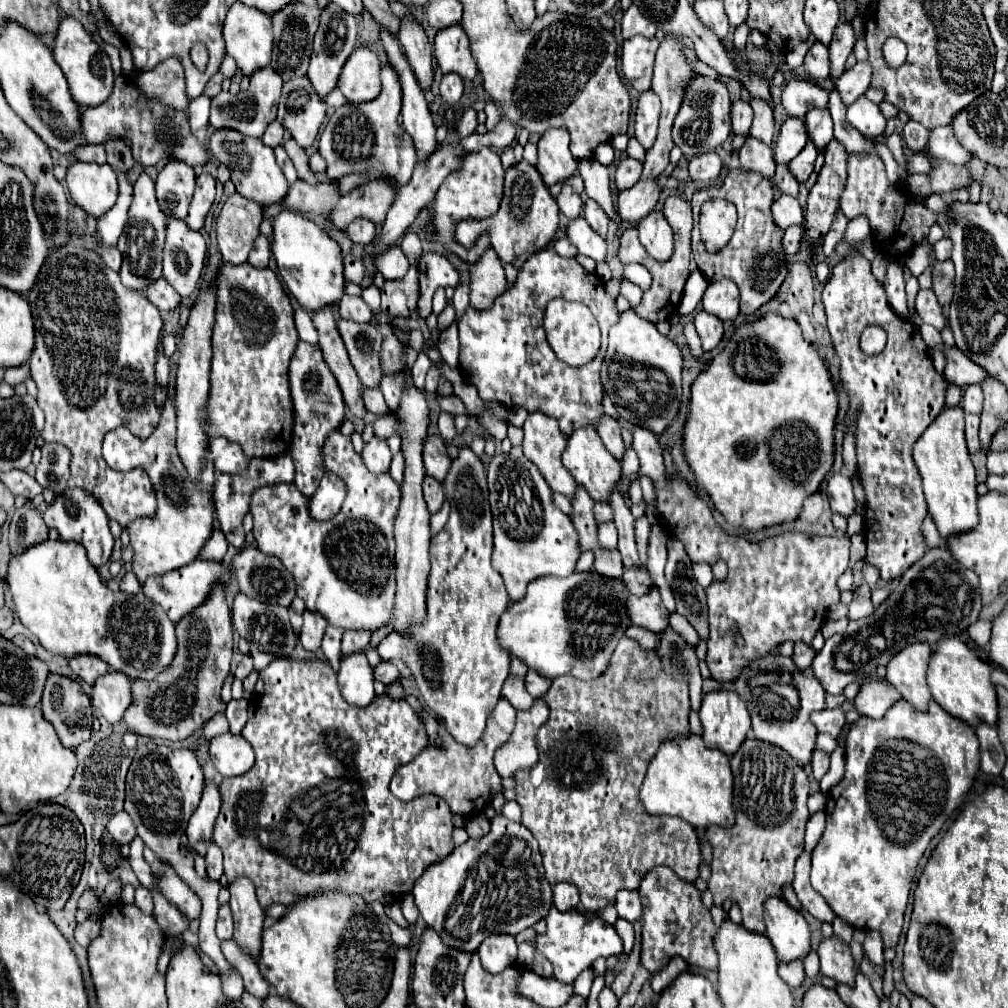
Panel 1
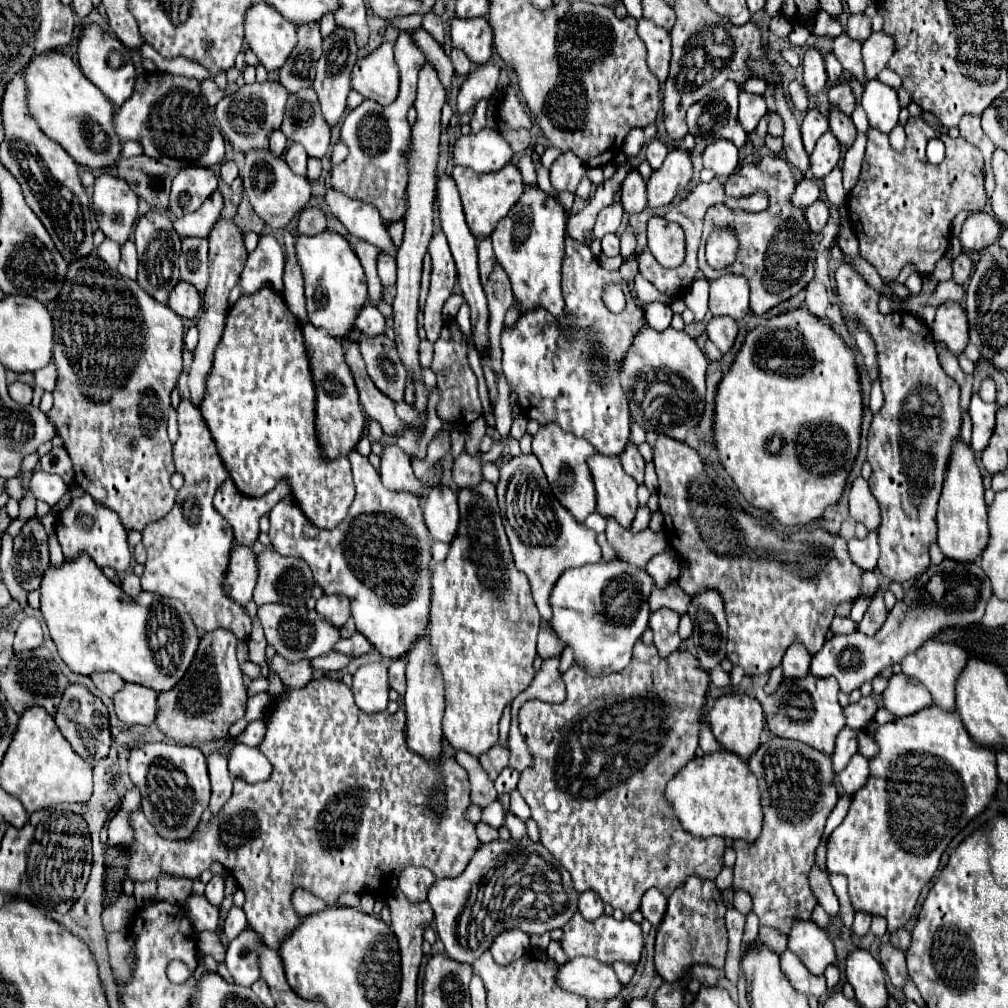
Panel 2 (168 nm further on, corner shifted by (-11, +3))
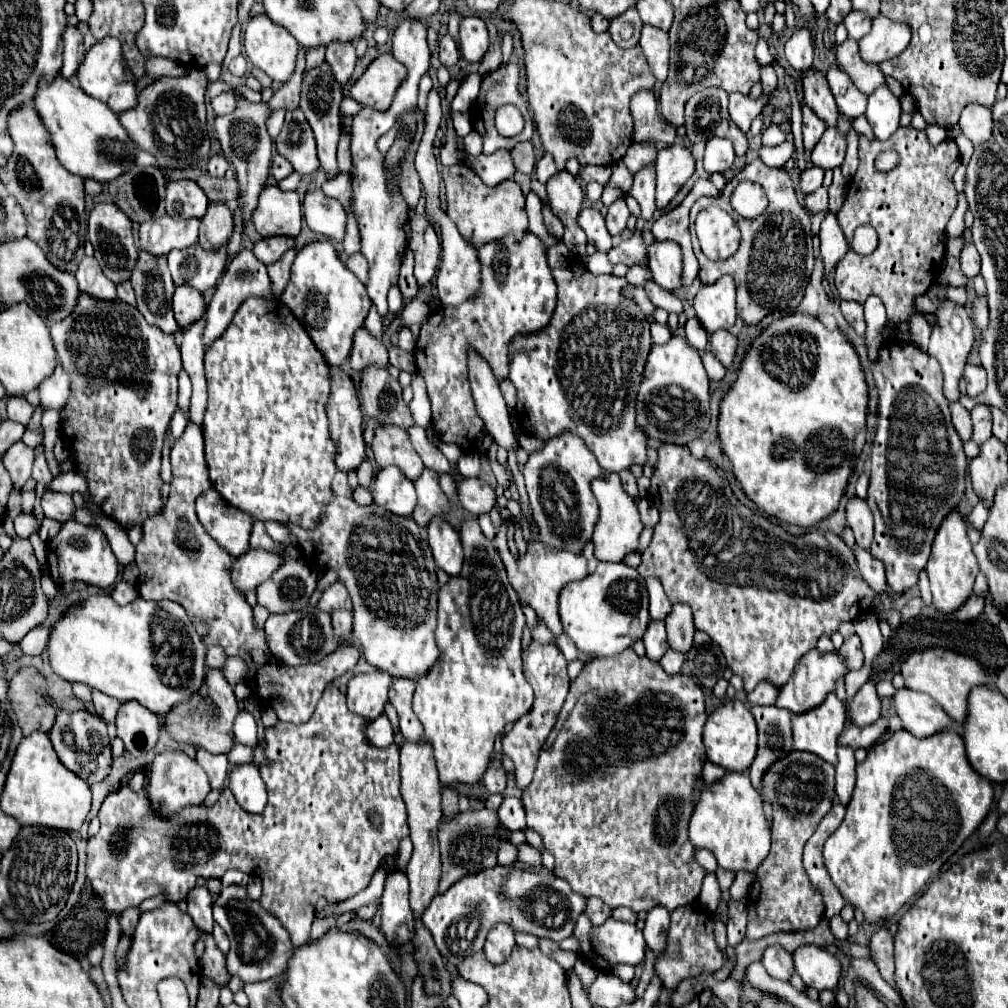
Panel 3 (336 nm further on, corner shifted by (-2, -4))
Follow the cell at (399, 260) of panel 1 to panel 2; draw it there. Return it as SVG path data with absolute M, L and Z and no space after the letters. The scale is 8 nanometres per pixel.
M379 253L379 257L377 257L377 275L379 275L383 287L395 285L395 275L397 275L397 263L395 263L395 259L389 257L389 255Z

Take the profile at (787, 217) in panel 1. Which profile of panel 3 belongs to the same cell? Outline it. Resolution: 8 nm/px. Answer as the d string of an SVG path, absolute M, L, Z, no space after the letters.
M818 166L802 170L800 172L800 192L804 196L812 194L812 190L818 190L822 186L822 178L824 178L824 170Z

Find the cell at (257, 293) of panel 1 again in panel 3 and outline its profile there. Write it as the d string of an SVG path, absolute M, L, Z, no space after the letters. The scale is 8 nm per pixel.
M246 298L224 334L206 348L208 406L202 424L206 464L214 488L230 506L250 512L256 520L292 522L306 530L320 524L322 510L332 500L332 478L336 474L336 446L328 434L326 418L328 370L330 364L292 312L280 302L270 308L270 302L262 298Z

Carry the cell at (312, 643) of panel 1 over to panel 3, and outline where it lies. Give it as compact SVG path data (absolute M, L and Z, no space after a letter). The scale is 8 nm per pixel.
M334 582L320 598L318 602L318 608L326 614L332 614L334 610L352 610L352 602L350 602L350 596L344 588L342 582Z

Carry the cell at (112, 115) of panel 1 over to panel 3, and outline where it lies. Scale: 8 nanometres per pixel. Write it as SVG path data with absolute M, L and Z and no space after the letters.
M190 70L180 78L158 78L154 84L138 92L138 104L132 110L120 114L120 122L128 136L132 136L132 142L136 142L140 150L150 152L160 168L182 172L210 156L204 106L206 82L204 70Z

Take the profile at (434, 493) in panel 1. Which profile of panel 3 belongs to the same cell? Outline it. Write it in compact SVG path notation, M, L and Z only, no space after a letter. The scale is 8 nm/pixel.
M432 518L432 522L428 522L426 526L426 534L436 566L440 566L452 576L460 574L464 552L458 532L444 518Z

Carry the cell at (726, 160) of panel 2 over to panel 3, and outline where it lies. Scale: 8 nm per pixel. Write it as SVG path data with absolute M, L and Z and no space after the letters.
M710 138L706 144L704 152L704 168L706 172L720 172L724 174L726 170L732 168L734 162L734 148L728 138Z

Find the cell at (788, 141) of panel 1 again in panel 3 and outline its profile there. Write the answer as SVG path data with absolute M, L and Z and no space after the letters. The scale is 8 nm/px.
M802 106L802 114L804 114L804 124L802 124L802 136L804 136L804 150L806 152L810 152L816 144L818 144L818 140L820 140L820 136L824 134L824 130L826 130L826 124L814 114L814 110L810 108L810 106Z

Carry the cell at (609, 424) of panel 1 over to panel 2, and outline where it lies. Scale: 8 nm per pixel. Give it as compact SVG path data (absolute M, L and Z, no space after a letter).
M633 443L625 449L625 455L621 455L621 463L623 463L623 469L641 485L643 473L645 473L645 461Z

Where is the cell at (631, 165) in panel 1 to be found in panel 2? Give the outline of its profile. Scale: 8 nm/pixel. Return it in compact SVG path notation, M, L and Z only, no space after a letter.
M631 171L627 179L621 183L621 205L623 205L623 211L629 215L641 213L647 207L645 183L639 171Z

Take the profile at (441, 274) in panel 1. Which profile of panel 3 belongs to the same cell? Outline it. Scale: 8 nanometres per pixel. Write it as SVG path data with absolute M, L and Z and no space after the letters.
M416 214L412 218L412 238L410 238L410 250L414 252L414 276L420 286L432 284L432 280L438 274L440 264L440 238L424 214Z

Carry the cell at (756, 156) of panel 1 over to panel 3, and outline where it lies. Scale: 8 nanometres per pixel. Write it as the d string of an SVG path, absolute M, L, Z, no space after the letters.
M790 140L782 142L780 146L774 146L774 148L766 148L762 146L760 148L760 160L766 164L766 166L776 166L776 168L782 168L786 164L788 158L792 158L792 152L794 152L794 146Z

